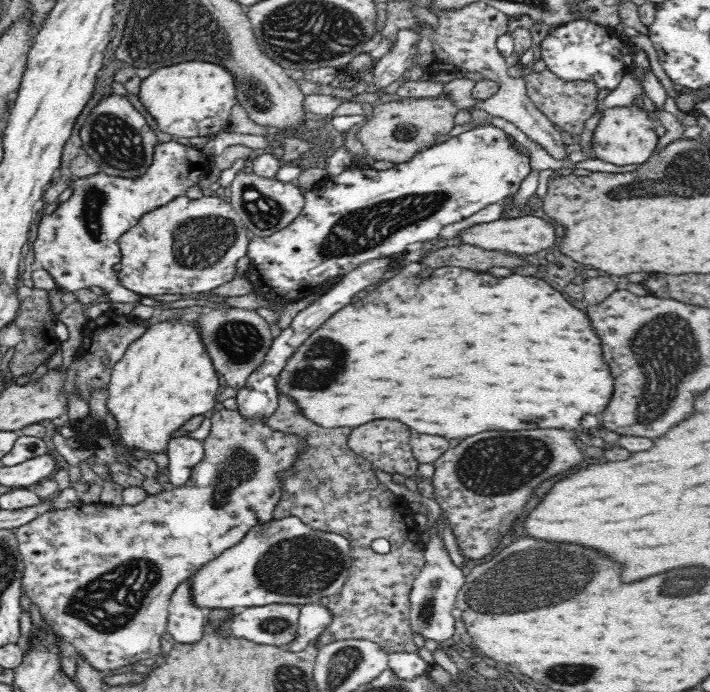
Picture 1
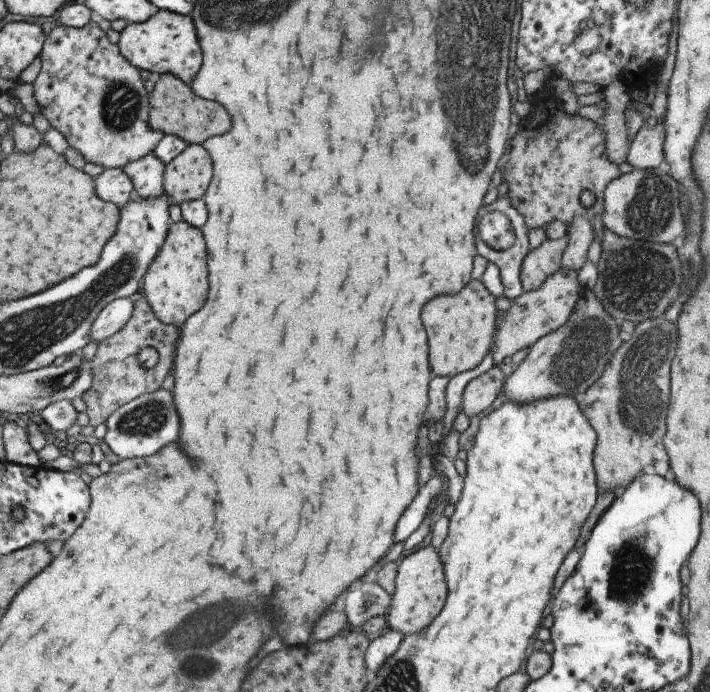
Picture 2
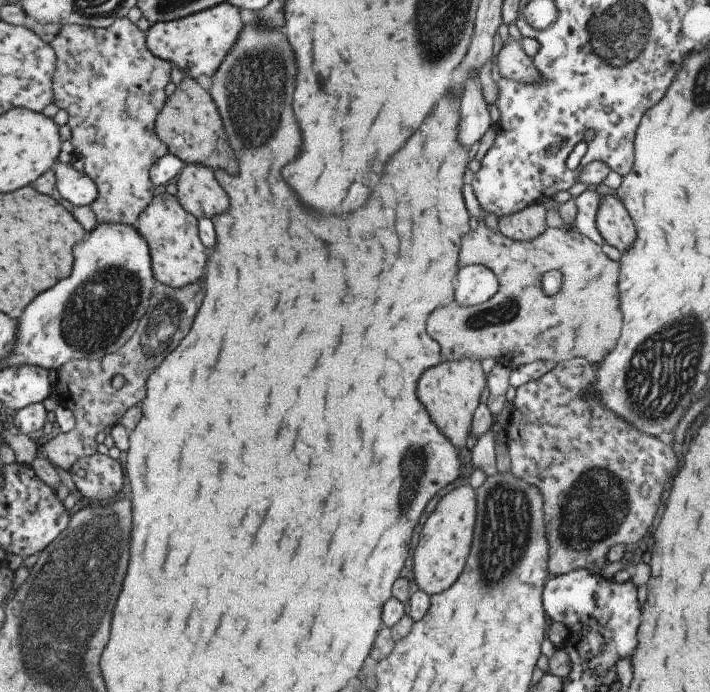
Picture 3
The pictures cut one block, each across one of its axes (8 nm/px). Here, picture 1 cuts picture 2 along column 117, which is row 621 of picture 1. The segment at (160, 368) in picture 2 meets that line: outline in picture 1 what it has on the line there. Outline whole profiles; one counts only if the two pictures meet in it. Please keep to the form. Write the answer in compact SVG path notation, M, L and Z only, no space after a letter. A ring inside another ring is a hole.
M279 397L277 409L266 420L266 425L272 432L297 436L304 443L303 451L295 456L294 462L277 474L282 494L278 504L273 508L273 519L298 517L312 530L339 534L349 542L352 566L342 588L332 596L319 598L316 602L328 609L332 620L328 628L316 639L316 649L320 650L330 642L364 640L375 642L389 656L395 653L413 654L417 651L417 647L412 628L408 623L409 594L413 580L419 576L425 563L423 557L425 543L421 539L419 524L412 516L412 510L407 509L406 500L392 493L378 478L377 468L348 446L347 440L352 430L322 430L320 426L304 419L293 398ZM376 538L389 540L391 549L388 553L380 554L370 547Z

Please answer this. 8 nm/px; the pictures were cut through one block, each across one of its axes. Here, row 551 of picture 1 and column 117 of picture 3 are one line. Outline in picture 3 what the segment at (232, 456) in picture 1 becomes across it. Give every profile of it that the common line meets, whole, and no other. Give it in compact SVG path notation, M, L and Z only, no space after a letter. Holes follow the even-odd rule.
M126 17L114 20L107 28L76 24L63 25L50 40L55 52L55 72L51 78L53 100L58 110L67 112L65 124L70 130L69 142L73 155L83 160L83 172L93 180L97 198L89 205L99 224L129 224L136 226L137 218L153 200L156 193L149 180L150 166L168 152L154 129L157 112L165 104L165 84L169 82L170 62L153 56L145 44L145 32Z

